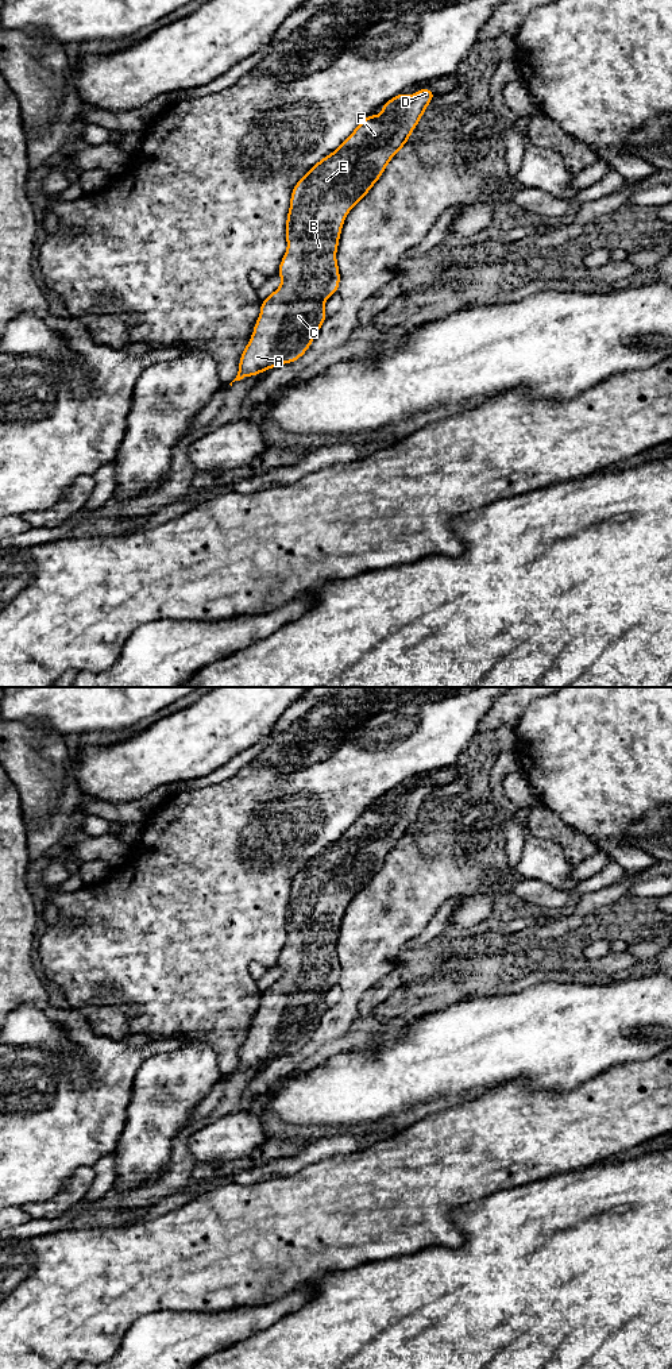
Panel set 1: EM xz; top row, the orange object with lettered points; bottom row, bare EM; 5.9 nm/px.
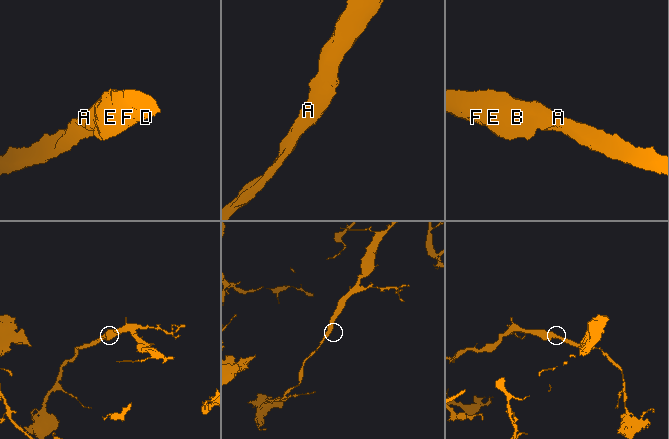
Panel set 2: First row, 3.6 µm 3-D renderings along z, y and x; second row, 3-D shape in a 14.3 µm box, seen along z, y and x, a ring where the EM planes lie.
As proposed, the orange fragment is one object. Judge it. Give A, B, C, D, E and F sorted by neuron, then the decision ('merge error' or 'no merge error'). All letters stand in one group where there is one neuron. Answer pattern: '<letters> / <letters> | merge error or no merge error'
A B C D E F | no merge error

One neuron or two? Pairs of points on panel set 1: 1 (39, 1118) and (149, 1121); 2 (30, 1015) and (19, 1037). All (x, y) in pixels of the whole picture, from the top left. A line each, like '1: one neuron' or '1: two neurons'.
1: two neurons
2: one neuron

